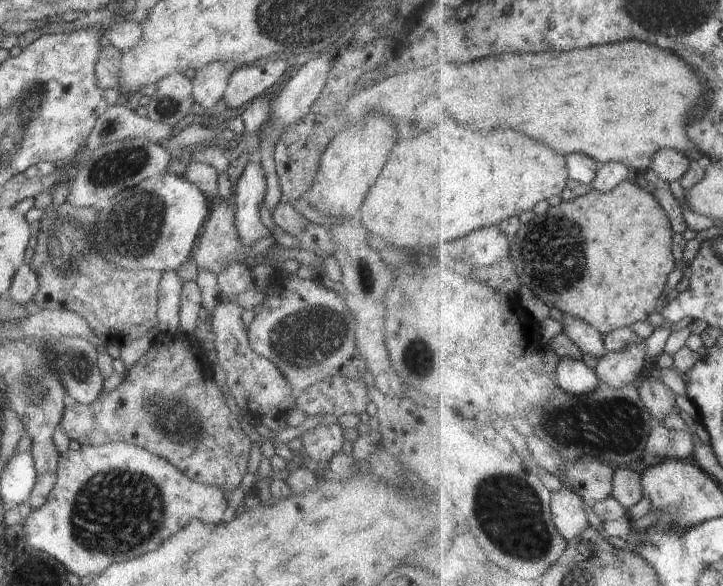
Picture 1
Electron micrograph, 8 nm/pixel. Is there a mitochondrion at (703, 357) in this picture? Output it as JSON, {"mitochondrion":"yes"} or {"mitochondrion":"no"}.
{"mitochondrion":"no"}

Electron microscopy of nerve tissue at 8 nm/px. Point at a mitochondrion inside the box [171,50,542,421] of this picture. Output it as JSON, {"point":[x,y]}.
{"point":[302,340]}

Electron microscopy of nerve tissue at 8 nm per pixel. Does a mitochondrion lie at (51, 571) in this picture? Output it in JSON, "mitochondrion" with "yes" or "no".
{"mitochondrion":"no"}

